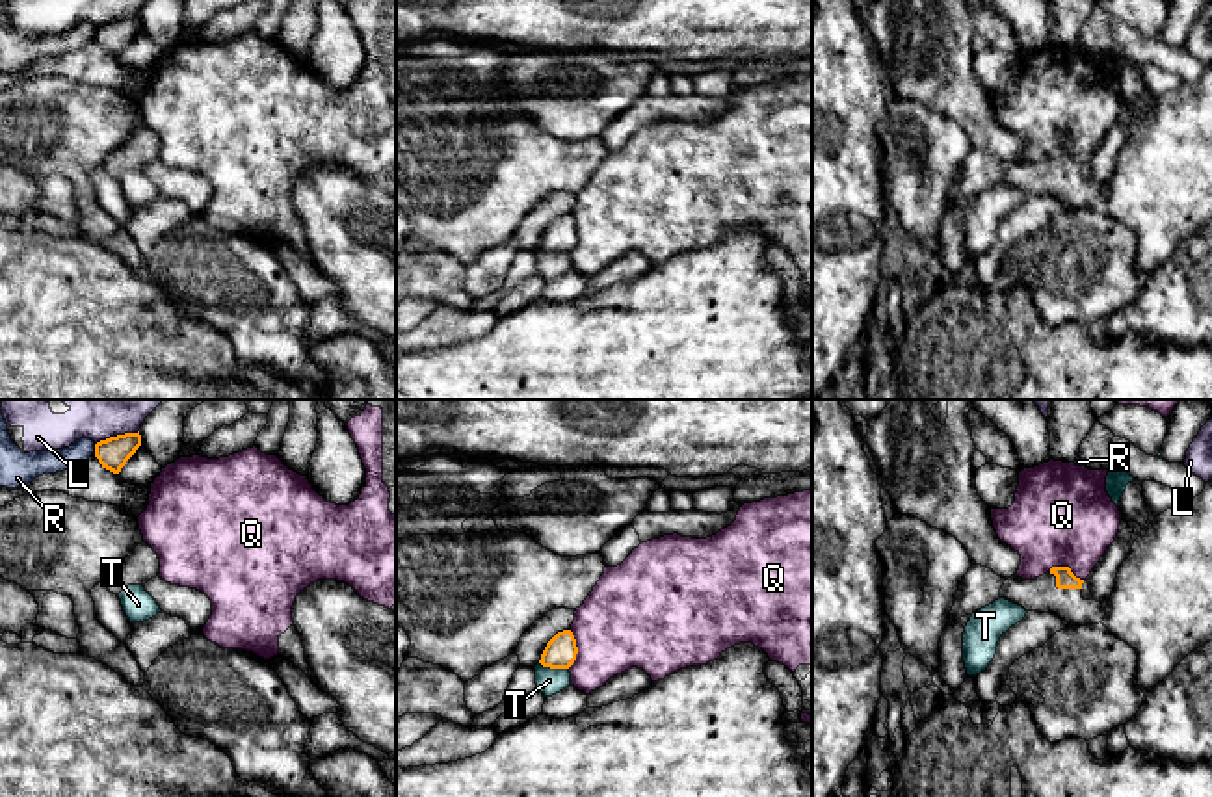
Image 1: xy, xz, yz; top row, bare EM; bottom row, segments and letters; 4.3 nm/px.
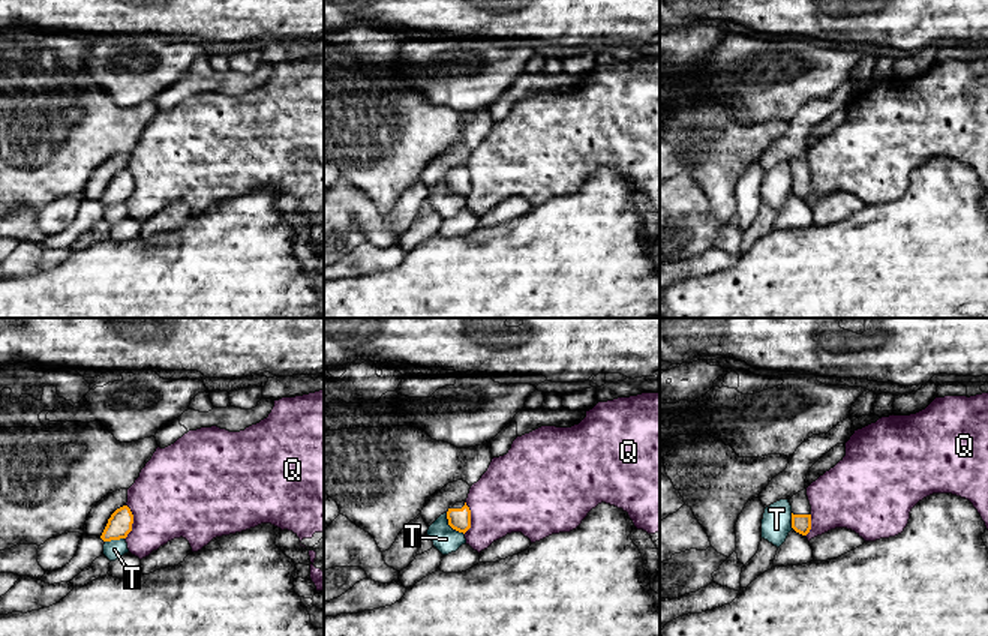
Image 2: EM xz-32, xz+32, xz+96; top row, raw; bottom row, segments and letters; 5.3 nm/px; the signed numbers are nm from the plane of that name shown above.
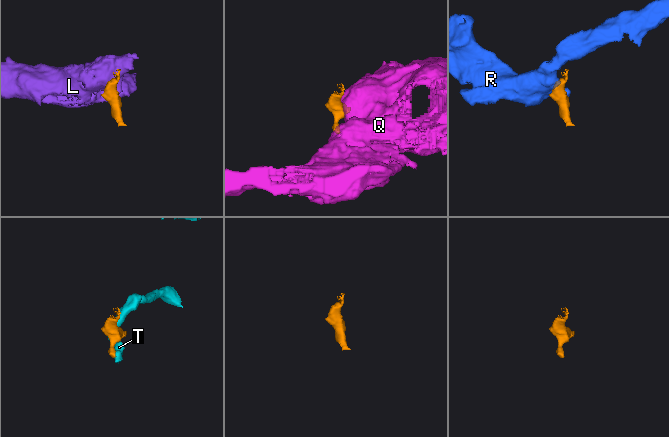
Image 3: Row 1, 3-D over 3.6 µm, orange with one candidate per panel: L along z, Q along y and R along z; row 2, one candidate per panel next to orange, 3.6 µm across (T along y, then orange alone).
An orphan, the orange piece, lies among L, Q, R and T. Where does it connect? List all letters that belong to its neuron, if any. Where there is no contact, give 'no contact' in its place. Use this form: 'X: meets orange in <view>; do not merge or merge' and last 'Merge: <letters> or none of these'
L: meets orange in xy; do not merge
Q: meets orange in xz; do not merge
R: meets orange in xy; do not merge
T: meets orange in xz; do not merge
Merge: none of these

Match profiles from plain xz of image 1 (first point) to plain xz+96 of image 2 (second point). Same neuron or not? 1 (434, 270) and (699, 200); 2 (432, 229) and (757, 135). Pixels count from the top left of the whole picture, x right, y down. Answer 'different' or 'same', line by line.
1: same
2: same

